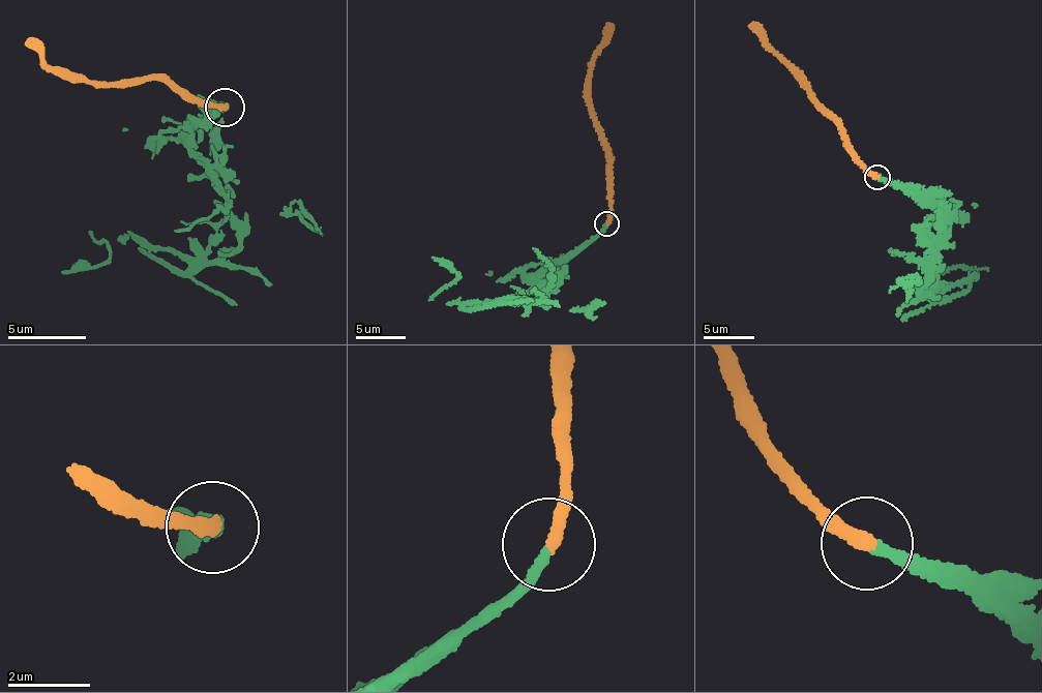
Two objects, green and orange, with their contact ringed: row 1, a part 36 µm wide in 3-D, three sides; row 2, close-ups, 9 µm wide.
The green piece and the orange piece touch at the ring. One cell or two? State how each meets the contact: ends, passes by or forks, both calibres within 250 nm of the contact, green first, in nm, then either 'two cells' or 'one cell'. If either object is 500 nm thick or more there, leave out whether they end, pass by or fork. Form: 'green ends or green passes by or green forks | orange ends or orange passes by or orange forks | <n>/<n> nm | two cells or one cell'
green ends | orange ends | 220/320 nm | two cells

